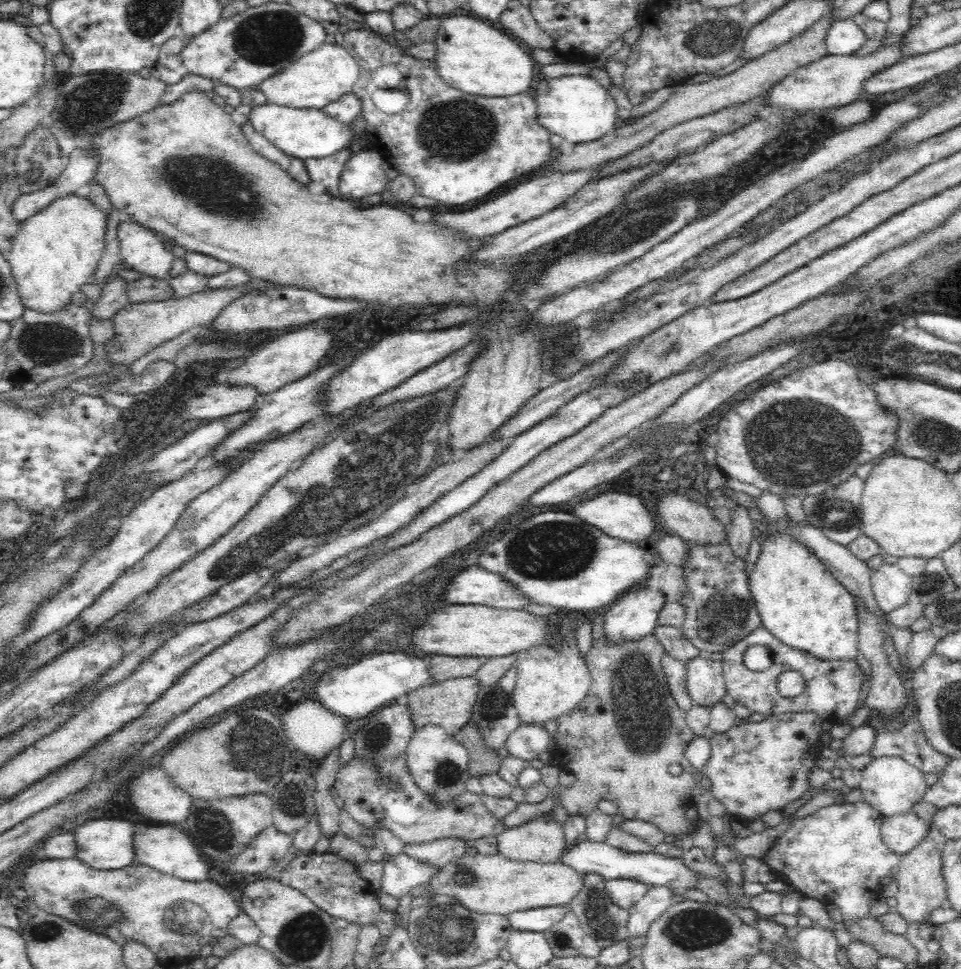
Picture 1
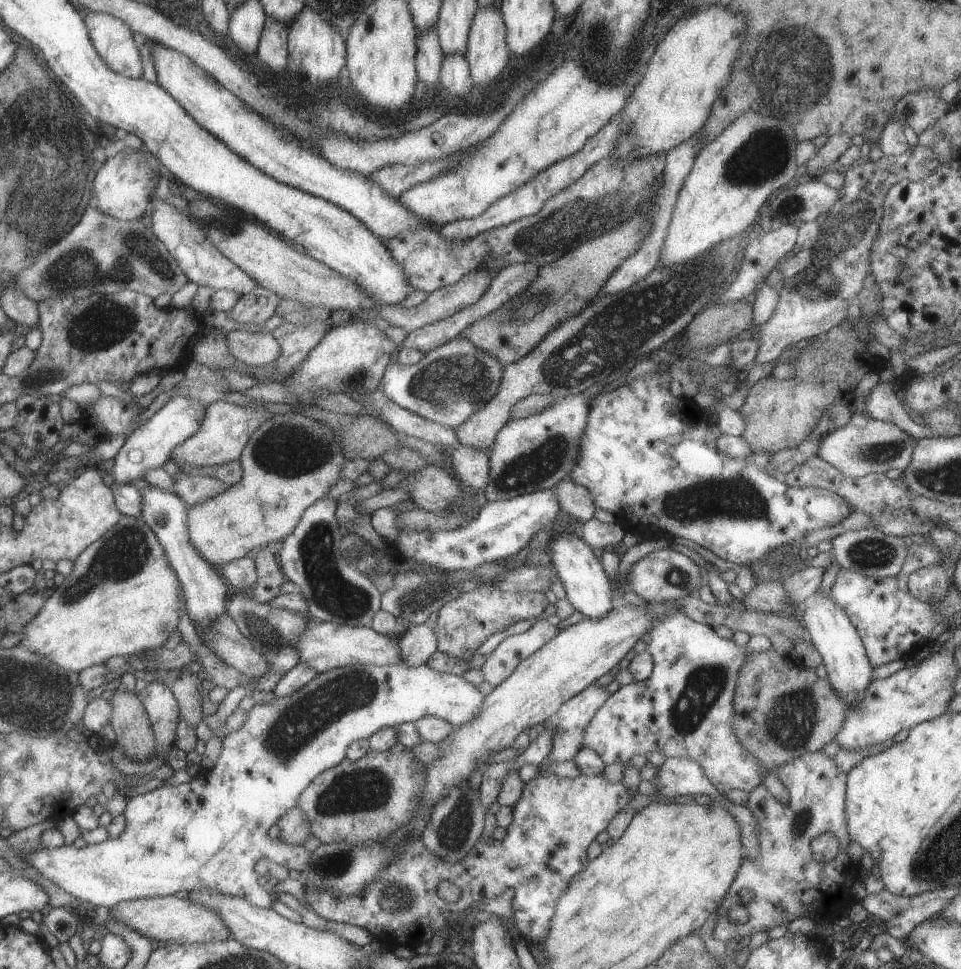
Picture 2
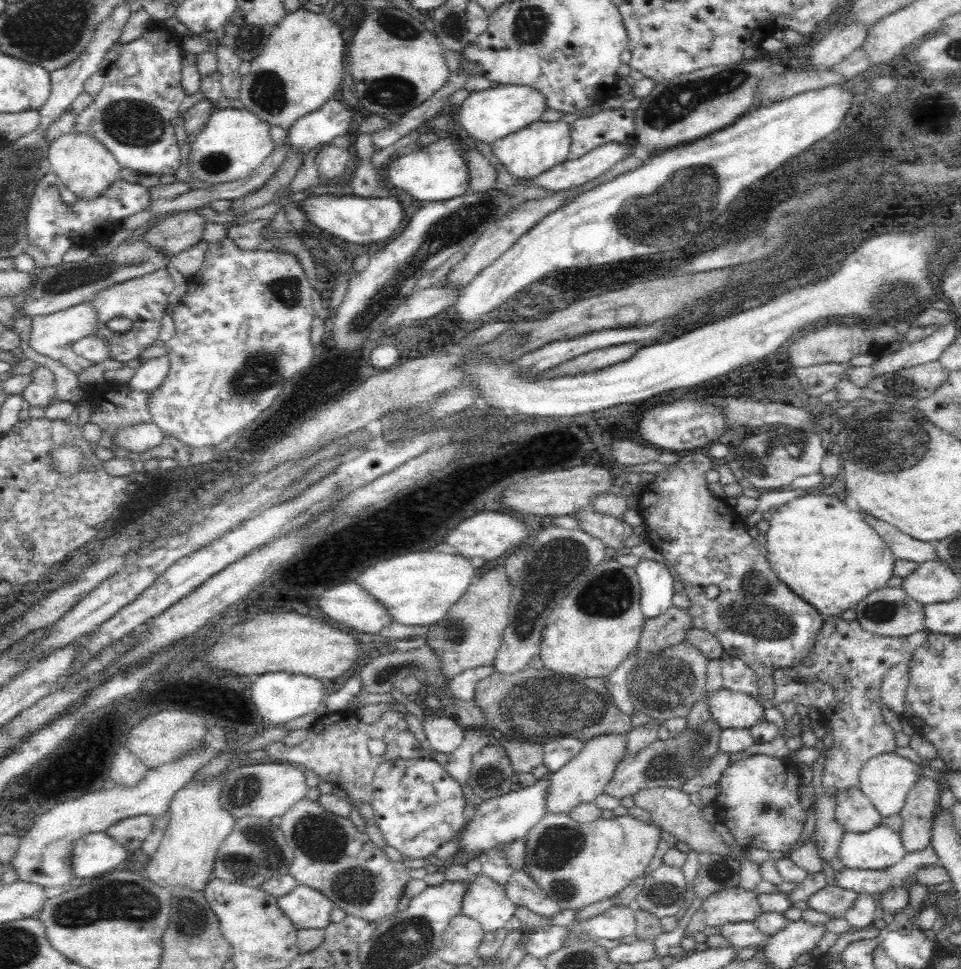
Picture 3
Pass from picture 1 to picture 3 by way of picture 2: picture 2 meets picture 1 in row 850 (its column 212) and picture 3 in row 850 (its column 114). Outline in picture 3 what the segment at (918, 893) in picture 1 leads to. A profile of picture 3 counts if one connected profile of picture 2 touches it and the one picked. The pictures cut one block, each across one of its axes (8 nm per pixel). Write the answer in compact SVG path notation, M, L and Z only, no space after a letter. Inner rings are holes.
M920 777L908 792L901 808L903 827L899 834L907 853L931 846L931 831L935 816L936 802L939 800L941 785L928 777Z

